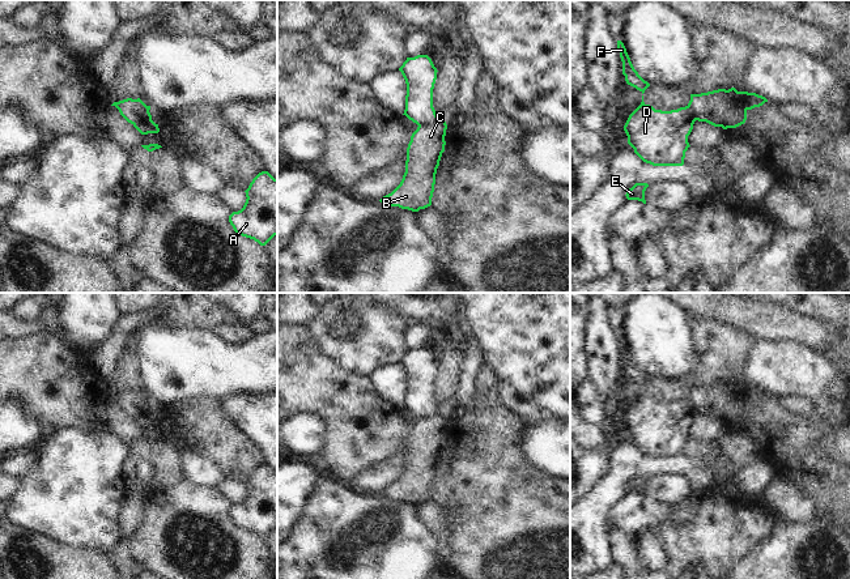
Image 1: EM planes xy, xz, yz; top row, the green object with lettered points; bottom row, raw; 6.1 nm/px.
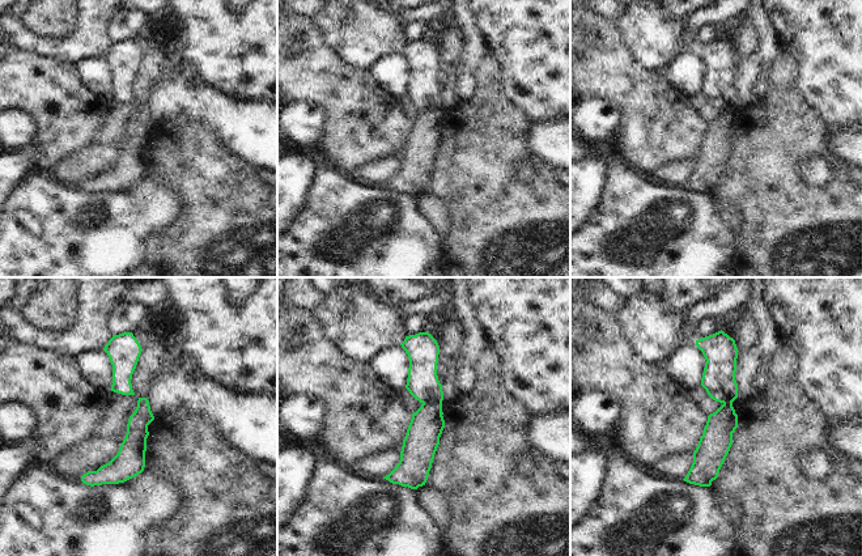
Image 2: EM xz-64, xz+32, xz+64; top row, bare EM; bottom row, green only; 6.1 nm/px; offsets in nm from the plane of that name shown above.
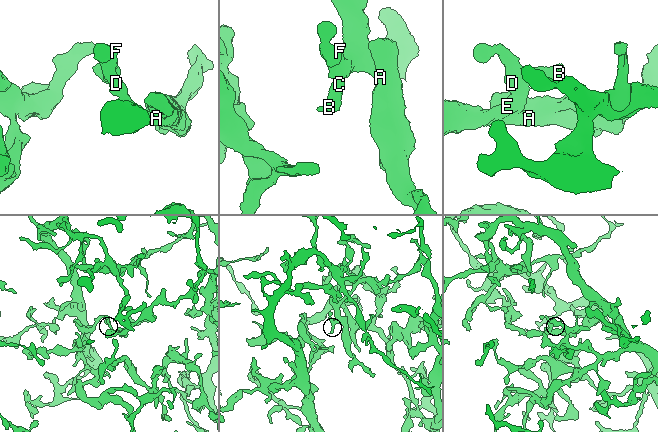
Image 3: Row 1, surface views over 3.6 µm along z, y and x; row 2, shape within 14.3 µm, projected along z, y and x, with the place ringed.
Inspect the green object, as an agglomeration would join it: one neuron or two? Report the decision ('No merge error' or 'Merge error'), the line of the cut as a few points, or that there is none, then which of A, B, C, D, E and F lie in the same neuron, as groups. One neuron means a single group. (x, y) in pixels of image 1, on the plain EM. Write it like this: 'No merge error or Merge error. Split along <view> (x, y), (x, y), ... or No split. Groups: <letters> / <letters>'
Merge error. Split along xz (437, 411), (419, 418). Groups: A D E F / B C.

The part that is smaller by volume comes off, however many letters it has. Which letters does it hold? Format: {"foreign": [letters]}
{"foreign": ["B", "C"]}

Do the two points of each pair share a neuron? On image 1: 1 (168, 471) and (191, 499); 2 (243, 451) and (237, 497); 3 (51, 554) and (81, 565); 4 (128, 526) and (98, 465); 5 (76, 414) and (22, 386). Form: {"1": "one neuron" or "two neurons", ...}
{"1": "two neurons", "2": "two neurons", "3": "one neuron", "4": "two neurons", "5": "one neuron"}

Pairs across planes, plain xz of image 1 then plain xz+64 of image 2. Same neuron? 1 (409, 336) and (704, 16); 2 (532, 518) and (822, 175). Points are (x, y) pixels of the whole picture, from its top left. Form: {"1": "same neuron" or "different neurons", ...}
{"1": "different neurons", "2": "different neurons"}

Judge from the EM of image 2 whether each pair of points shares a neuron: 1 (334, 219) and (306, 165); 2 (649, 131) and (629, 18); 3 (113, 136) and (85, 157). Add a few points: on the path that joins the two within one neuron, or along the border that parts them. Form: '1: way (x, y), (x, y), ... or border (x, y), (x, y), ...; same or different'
1: border (319, 158), (304, 206); different
2: border (619, 33), (627, 49), (645, 67), (655, 71); different
3: way (106, 143), (92, 157); same

